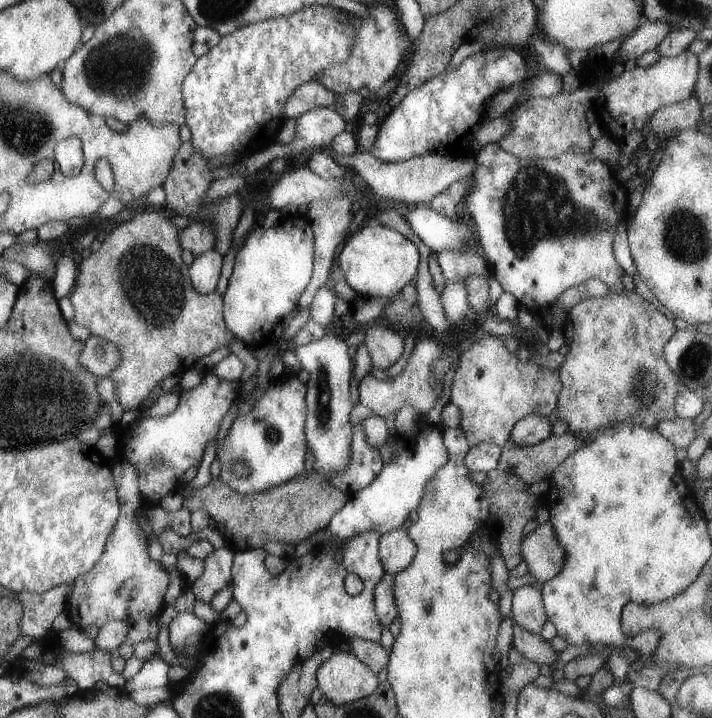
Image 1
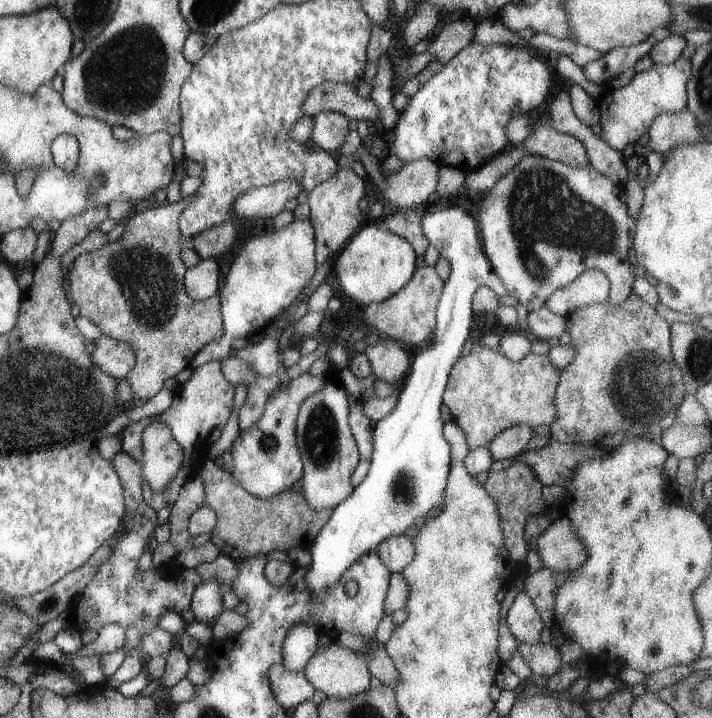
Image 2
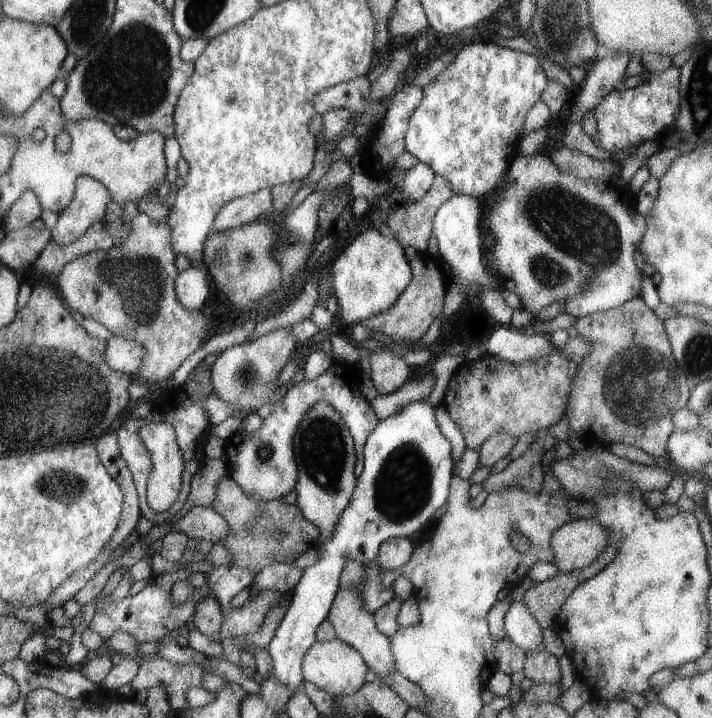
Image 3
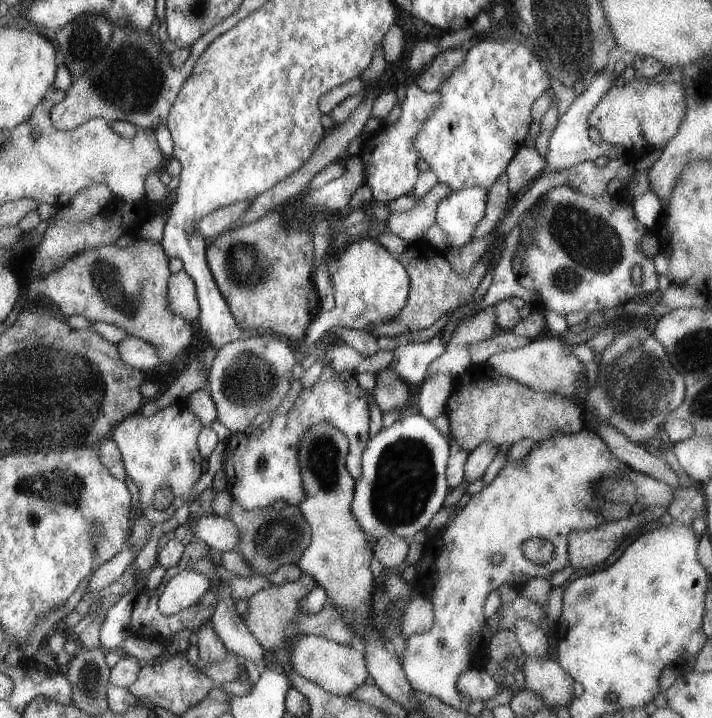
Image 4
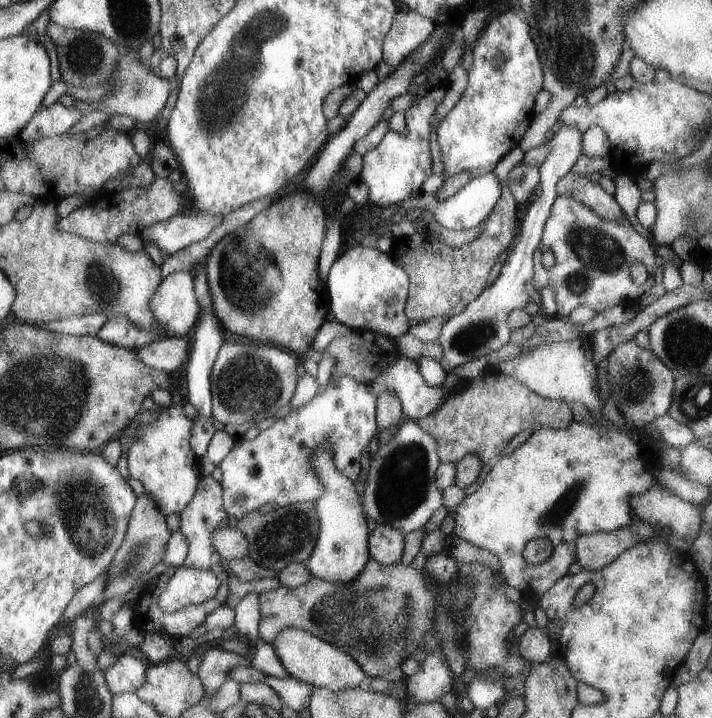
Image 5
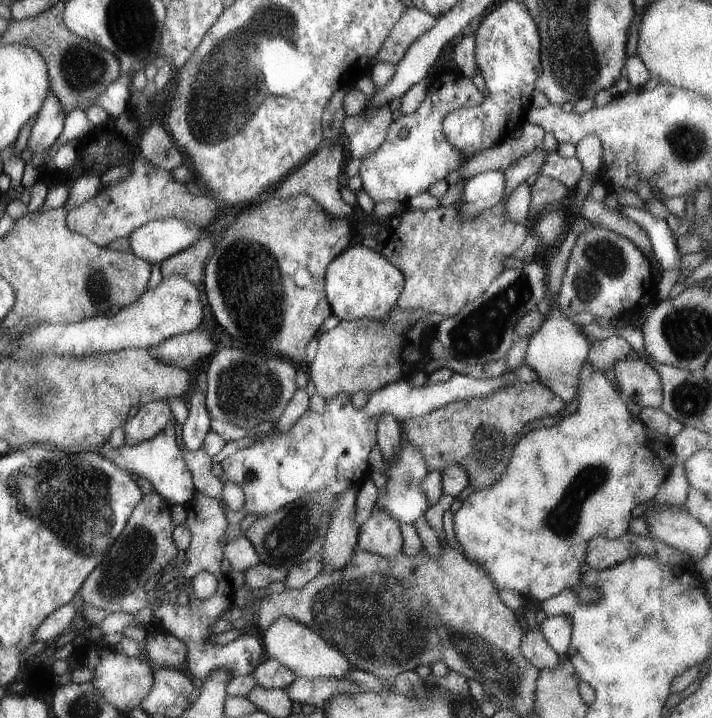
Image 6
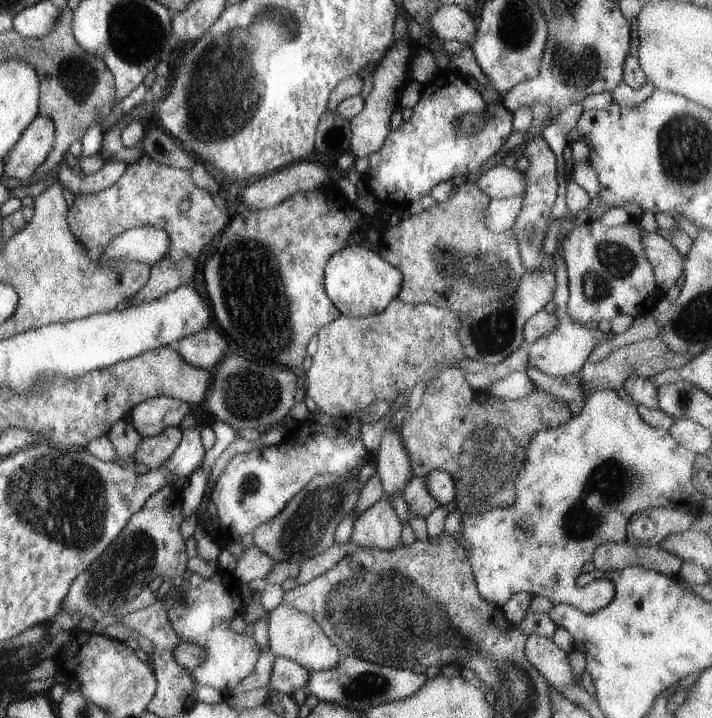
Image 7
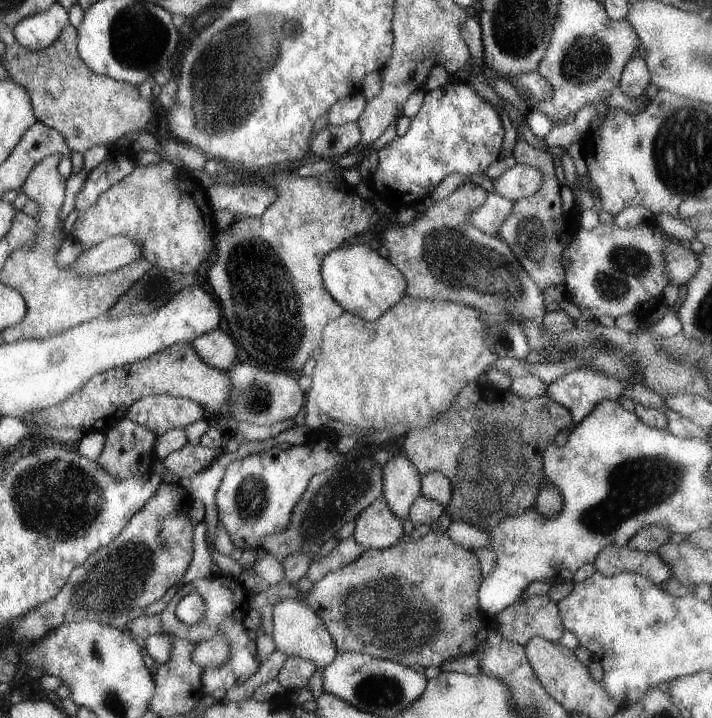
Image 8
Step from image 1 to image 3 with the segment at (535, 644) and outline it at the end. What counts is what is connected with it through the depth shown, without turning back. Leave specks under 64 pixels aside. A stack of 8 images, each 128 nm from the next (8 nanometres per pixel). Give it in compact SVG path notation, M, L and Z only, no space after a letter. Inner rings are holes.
M546 649L525 652L525 664L522 674L534 684L558 684L561 680L559 658L548 653Z

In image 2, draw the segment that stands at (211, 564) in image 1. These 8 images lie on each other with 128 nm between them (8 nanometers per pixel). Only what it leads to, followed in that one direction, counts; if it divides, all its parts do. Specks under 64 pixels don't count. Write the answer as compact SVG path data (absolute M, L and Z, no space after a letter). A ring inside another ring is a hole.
M203 580L194 590L191 609L194 618L202 624L214 625L222 614L223 586L218 580Z

